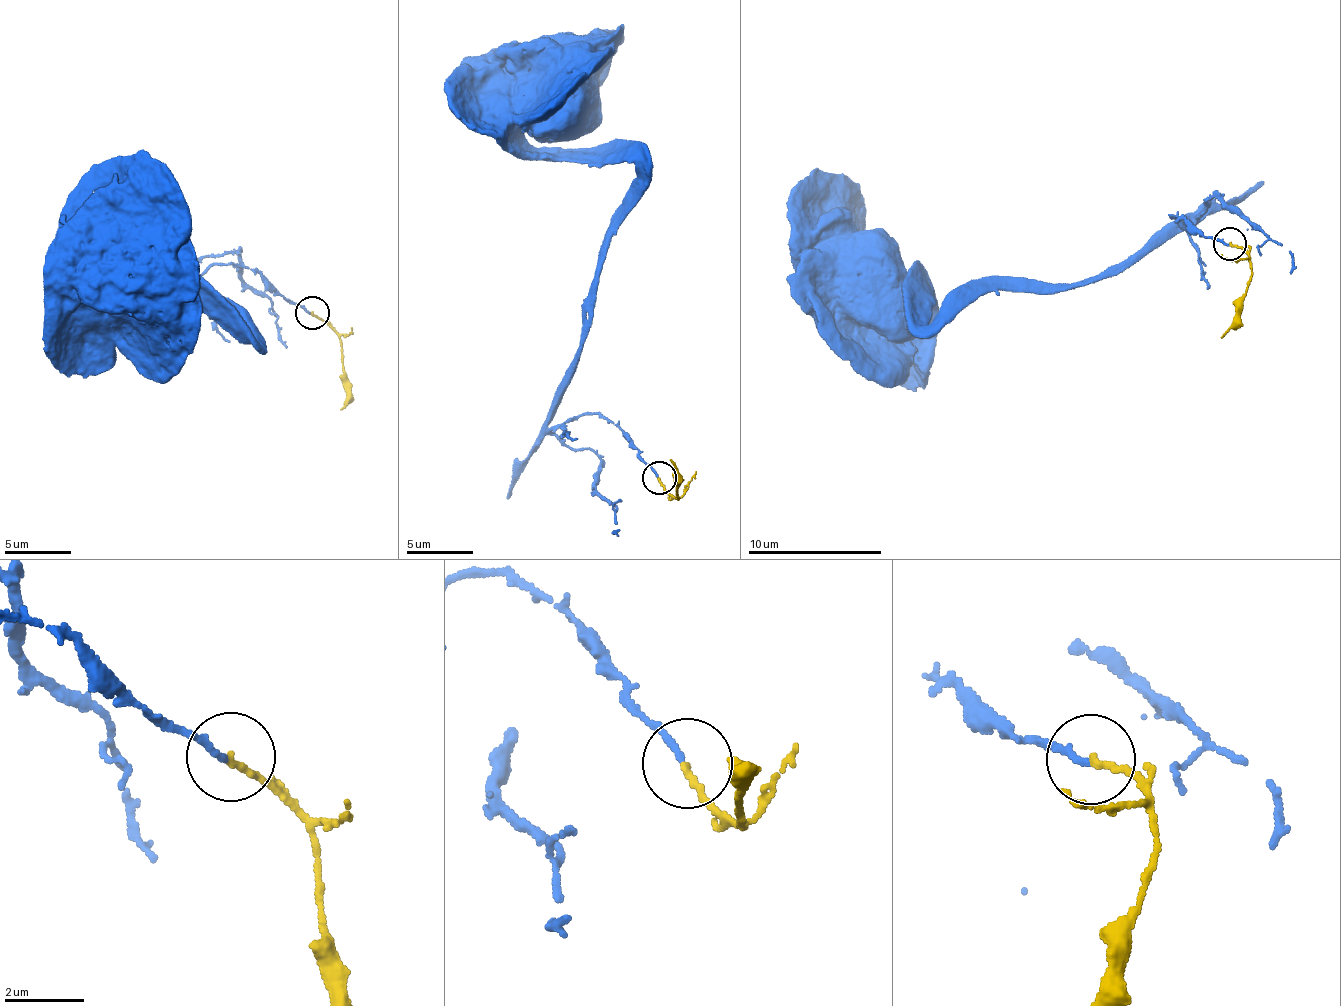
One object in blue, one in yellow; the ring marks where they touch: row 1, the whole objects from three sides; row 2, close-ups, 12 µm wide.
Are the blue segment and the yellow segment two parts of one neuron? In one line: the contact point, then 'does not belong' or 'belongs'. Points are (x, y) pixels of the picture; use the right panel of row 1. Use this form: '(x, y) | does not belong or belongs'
(1229, 244) | belongs

